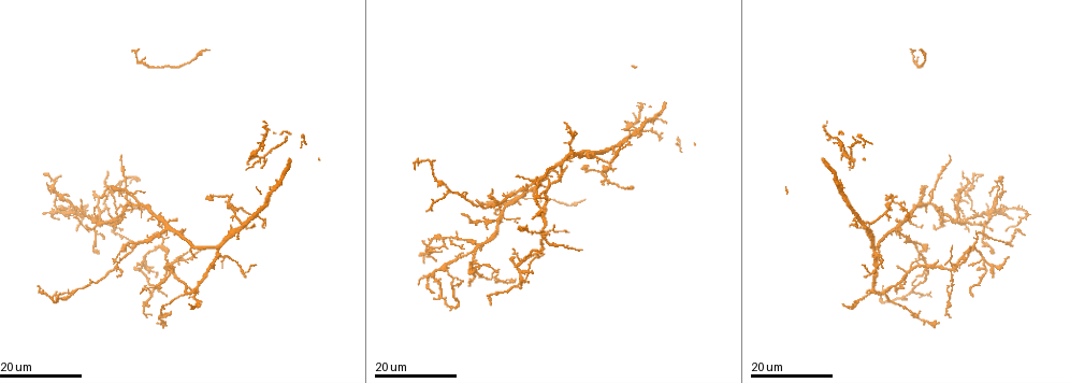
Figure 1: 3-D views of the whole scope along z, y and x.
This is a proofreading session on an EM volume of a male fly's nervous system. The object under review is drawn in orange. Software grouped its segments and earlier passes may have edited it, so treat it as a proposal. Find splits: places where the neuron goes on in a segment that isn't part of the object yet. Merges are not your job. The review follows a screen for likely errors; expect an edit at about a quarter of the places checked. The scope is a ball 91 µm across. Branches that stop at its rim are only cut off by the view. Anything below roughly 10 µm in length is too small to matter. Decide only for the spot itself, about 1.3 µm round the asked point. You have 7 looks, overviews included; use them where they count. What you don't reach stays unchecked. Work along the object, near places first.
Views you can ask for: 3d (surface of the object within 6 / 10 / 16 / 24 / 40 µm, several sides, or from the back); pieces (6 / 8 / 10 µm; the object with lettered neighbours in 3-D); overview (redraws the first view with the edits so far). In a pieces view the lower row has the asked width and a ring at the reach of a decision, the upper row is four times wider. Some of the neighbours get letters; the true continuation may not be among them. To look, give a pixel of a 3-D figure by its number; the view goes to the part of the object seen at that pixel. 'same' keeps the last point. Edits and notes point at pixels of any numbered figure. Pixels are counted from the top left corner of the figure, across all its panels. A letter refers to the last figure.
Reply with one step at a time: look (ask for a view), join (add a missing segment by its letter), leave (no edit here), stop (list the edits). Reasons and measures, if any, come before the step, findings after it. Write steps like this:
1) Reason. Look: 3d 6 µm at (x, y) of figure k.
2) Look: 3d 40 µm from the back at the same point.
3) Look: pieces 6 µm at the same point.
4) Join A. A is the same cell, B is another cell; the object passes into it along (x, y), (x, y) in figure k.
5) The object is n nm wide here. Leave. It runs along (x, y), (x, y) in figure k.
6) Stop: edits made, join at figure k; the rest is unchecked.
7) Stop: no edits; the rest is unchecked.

Branch stops here. Look: 3d 16 µm at (932, 224) of figure 1.

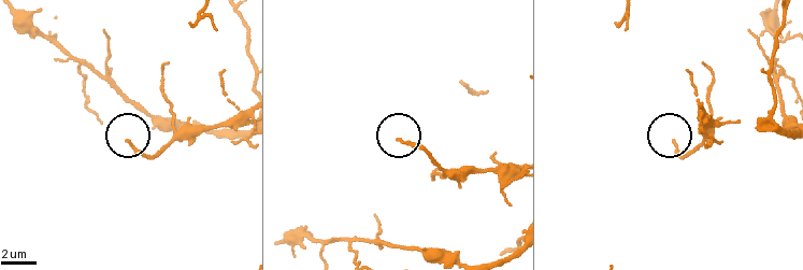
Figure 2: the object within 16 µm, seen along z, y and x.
Look: pieces 6 µm at (130, 141) of figure 2.

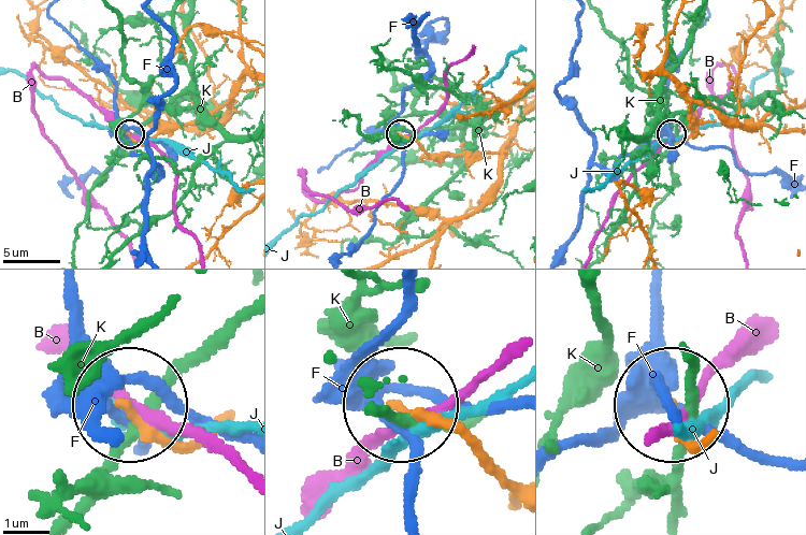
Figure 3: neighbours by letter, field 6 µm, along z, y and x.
The object is 140 nm wide here. Leave. B, F, J and K are other cells; it runs along (517, 486), (405, 408) in figure 3; no lettered segment goes on from it.

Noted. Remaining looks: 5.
An open end. Look: 3d 16 µm at (102, 239) of figure 1.

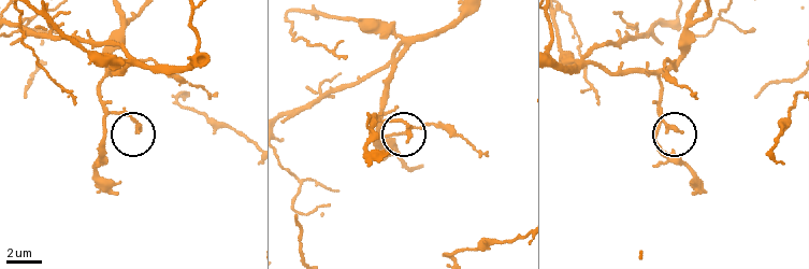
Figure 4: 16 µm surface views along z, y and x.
See the neighbours. Look: pieces 6 µm at (680, 133) of figure 4.

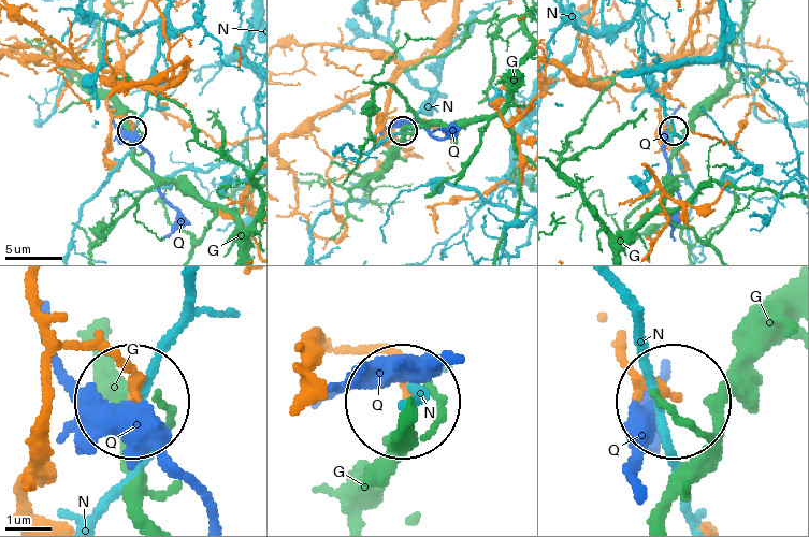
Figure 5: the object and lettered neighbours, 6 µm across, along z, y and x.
The object is 230 nm wide here. Leave. G, N and Q are other cells; no lettered segment goes on from it.

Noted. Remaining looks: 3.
Branch stops here. Look: 3d 16 µm at (416, 169) of figure 1.

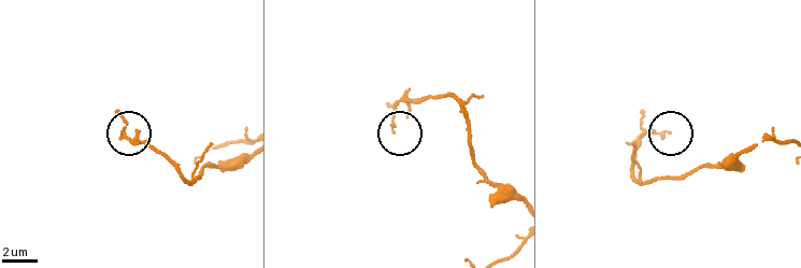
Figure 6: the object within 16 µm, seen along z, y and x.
Look: pieces 10 µm at (668, 132) of figure 6.

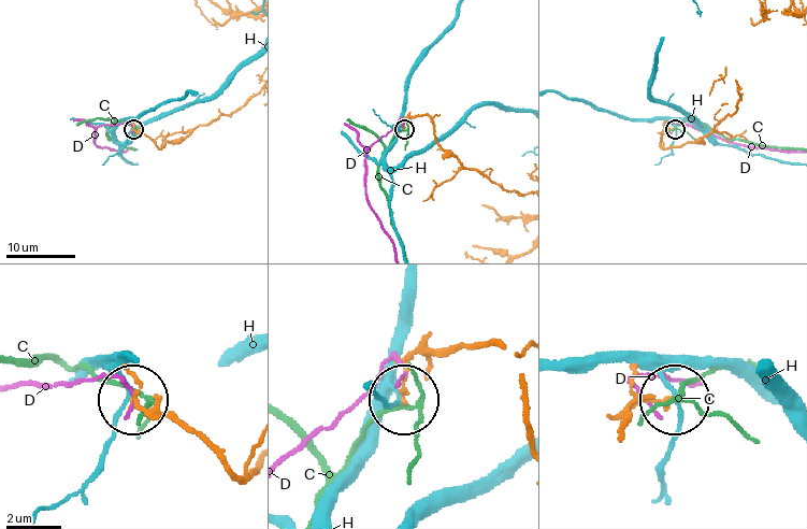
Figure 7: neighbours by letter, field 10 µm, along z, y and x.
Leave. C, D and H are other cells; it runs along (478, 173), (443, 149), (427, 115), (408, 117), (404, 128) in figure 7; no lettered segment goes on from it.

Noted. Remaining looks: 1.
Stop: no edits; the rest is unchecked.

